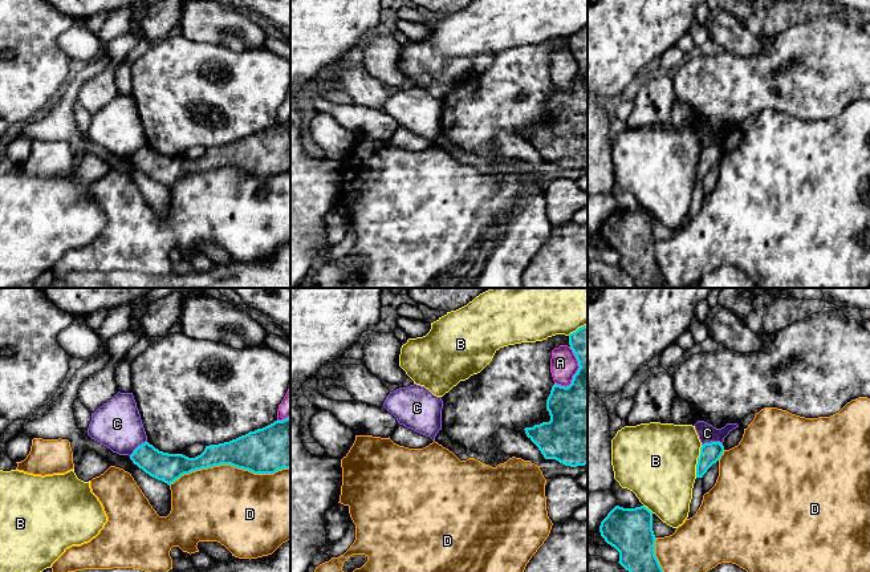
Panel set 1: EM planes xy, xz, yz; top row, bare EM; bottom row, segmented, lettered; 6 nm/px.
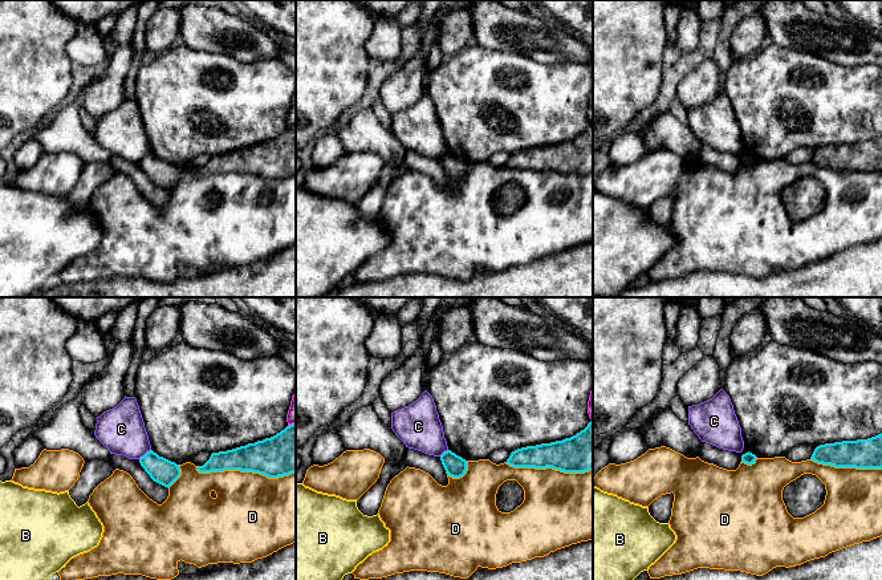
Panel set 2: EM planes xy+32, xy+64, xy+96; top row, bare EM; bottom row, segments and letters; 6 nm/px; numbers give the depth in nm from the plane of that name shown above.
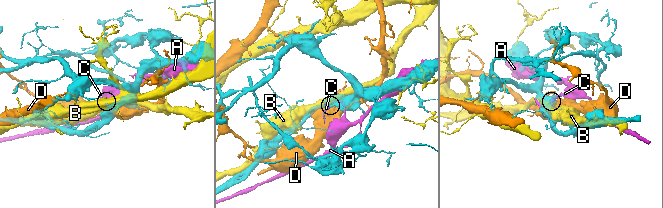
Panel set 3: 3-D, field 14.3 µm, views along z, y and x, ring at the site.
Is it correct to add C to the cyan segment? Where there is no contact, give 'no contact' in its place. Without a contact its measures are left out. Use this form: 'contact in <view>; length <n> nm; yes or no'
contact in yz; length 130 nm; no

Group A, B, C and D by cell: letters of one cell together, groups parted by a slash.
A / B / C / D

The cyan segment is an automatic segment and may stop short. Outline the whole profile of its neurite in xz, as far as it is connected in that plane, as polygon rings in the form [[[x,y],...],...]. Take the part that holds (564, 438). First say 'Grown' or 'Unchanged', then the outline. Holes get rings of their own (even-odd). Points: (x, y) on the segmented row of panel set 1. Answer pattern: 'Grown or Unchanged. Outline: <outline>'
Unchanged. Outline: [[[588,324],[569,334],[578,370],[569,386],[554,384],[546,399],[550,421],[525,427],[545,459],[570,467],[588,465]]]

